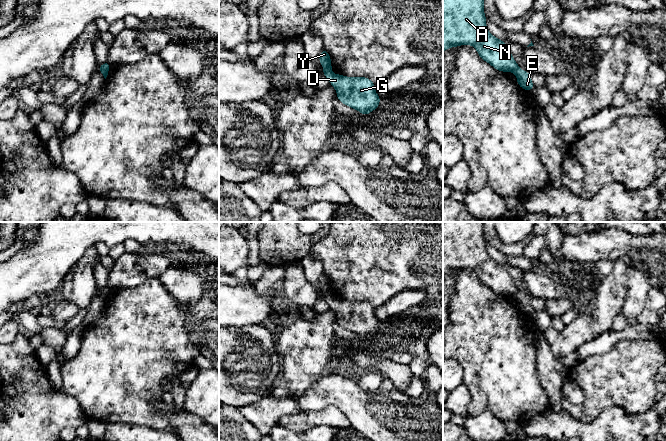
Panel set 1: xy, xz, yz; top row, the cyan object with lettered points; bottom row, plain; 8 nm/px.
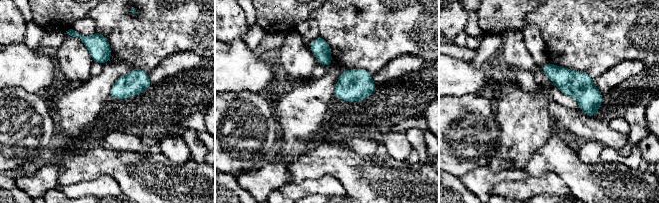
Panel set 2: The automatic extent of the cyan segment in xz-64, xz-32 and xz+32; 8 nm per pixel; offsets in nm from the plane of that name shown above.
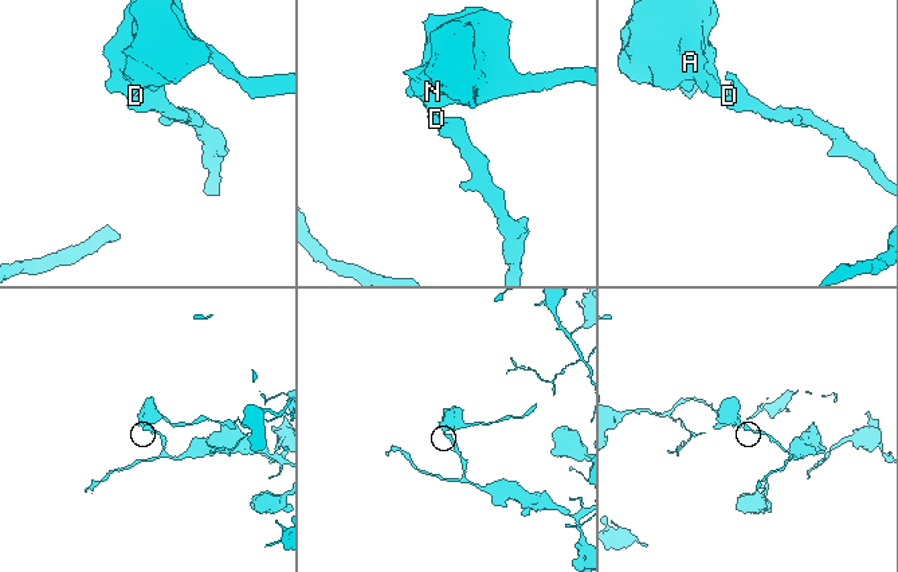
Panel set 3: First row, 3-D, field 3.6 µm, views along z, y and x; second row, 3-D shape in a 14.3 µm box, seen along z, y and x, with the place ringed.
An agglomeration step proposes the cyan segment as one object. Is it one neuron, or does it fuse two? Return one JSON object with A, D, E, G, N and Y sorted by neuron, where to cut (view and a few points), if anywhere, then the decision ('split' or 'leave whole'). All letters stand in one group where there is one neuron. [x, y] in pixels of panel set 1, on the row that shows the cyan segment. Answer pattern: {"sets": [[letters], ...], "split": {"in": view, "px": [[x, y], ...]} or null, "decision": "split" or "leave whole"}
{"sets": [["A", "N", "Y"], ["D", "E", "G"]], "split": {"in": "xz", "px": [[331, 71], [323, 72]]}, "decision": "split"}

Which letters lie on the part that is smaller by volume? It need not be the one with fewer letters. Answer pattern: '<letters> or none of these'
A, N, Y

